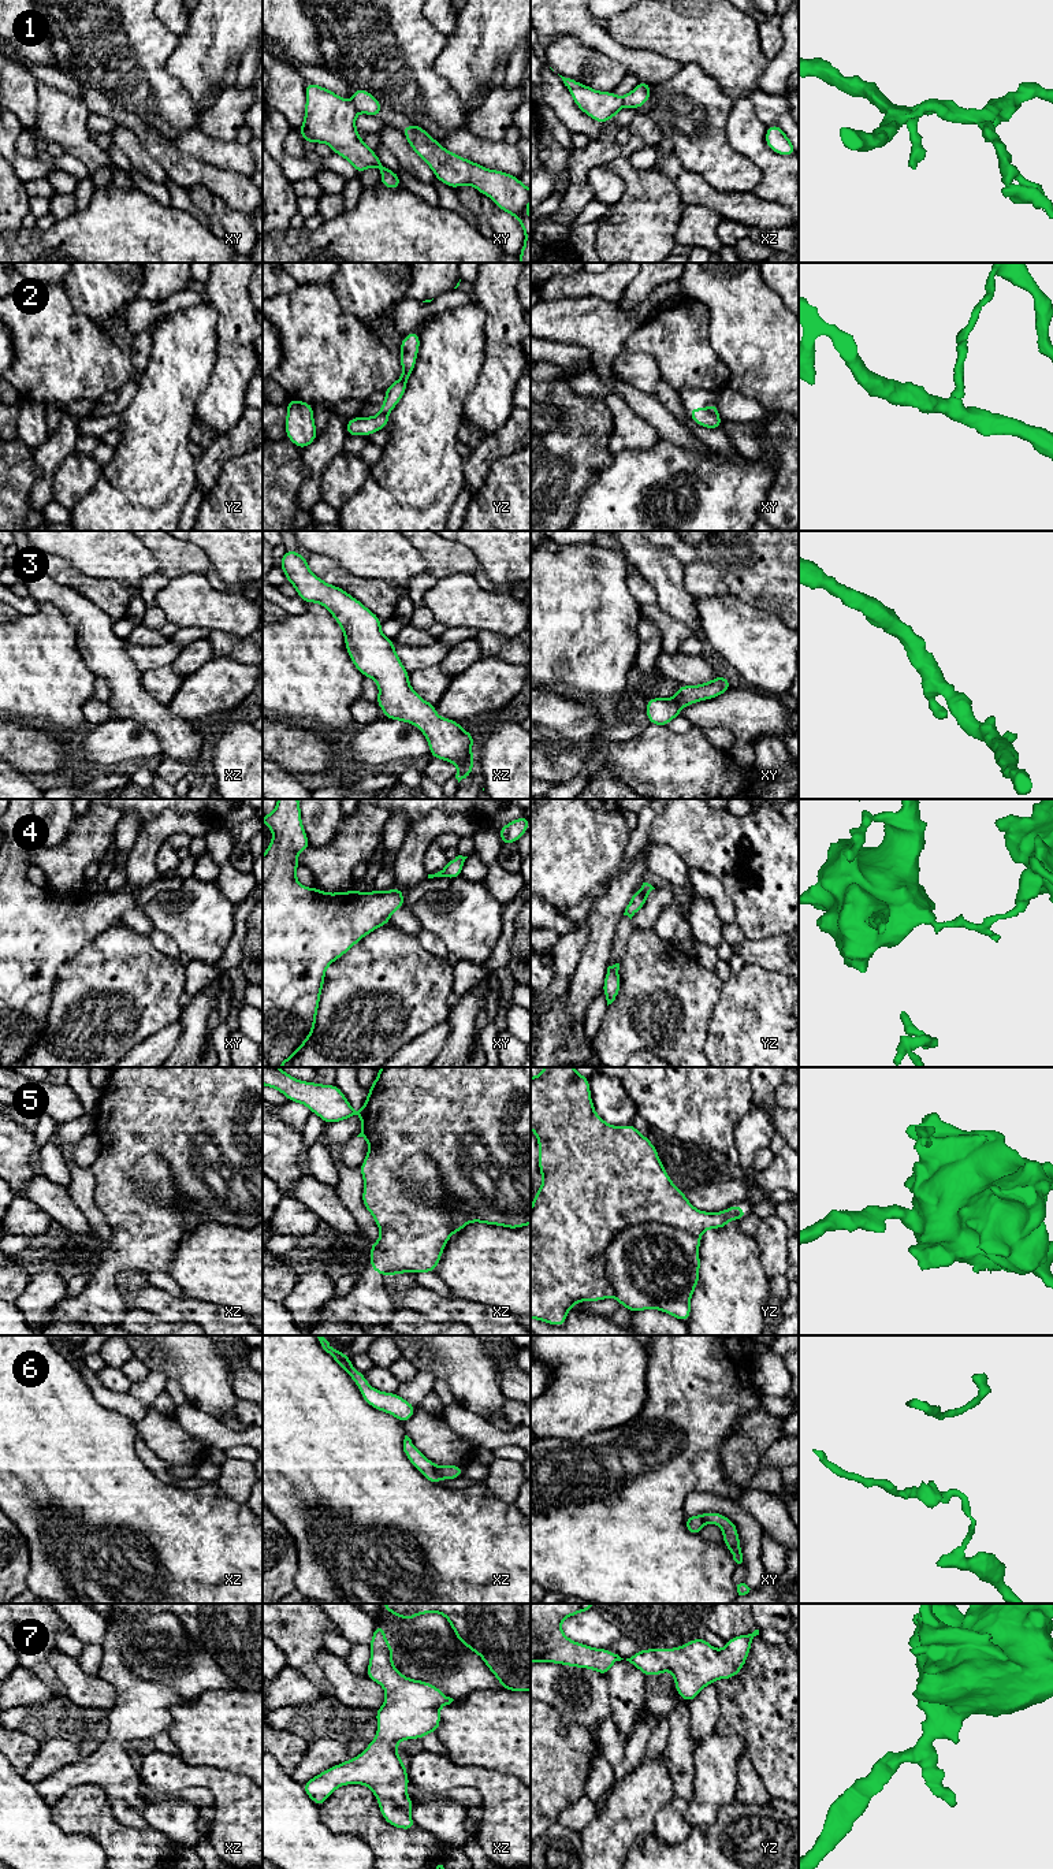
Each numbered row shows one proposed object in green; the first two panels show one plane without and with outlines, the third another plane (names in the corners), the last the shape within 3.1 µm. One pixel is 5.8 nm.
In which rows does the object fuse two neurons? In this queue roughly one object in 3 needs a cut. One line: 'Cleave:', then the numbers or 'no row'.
Cleave: 1, 2, 4, 5, 6

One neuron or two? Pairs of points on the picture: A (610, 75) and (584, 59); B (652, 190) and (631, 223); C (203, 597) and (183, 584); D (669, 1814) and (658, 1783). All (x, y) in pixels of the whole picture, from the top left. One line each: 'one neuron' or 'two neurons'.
A: one neuron
B: one neuron
C: one neuron
D: two neurons

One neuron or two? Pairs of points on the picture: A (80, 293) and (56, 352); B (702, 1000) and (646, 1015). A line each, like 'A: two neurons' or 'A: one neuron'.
A: two neurons
B: one neuron

